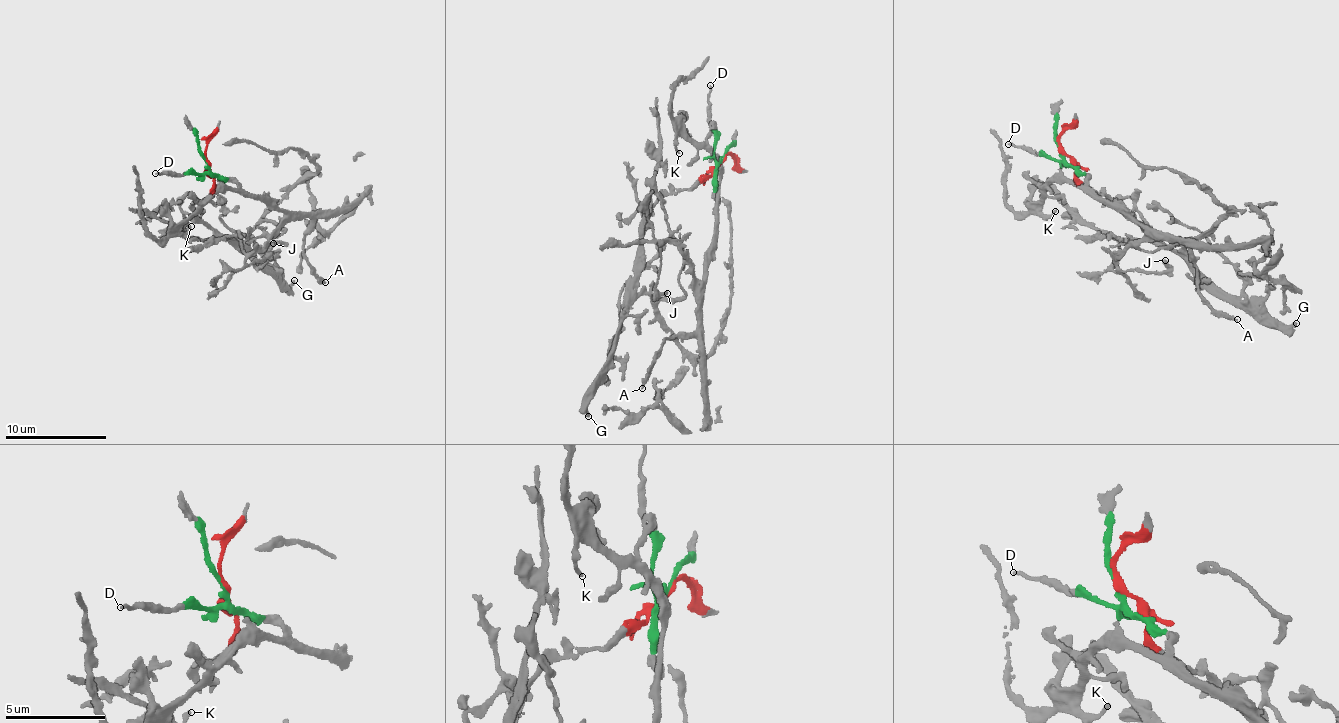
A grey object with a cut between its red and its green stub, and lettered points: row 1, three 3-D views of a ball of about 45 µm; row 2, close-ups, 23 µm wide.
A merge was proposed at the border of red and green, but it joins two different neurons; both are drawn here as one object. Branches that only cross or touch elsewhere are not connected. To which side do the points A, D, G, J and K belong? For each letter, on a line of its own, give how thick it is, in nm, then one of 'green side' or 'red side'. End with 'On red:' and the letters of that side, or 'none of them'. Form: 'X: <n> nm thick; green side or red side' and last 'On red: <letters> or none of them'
A: 240 nm thick; green side
D: 160 nm thick; green side
G: 200 nm thick; red side
J: 240 nm thick; green side
K: 180 nm thick; green side
On red: G

